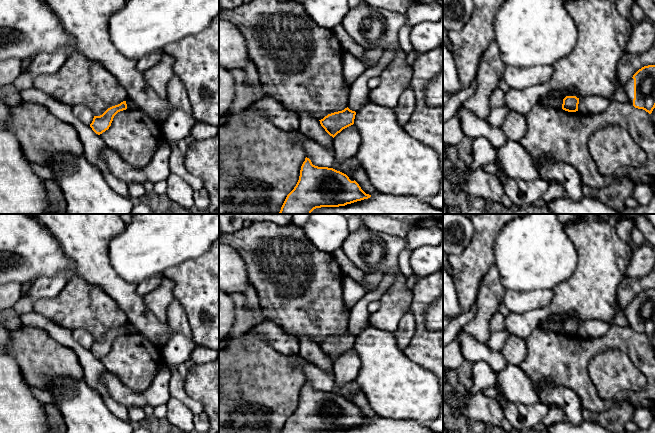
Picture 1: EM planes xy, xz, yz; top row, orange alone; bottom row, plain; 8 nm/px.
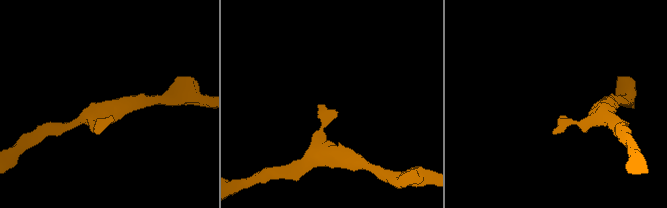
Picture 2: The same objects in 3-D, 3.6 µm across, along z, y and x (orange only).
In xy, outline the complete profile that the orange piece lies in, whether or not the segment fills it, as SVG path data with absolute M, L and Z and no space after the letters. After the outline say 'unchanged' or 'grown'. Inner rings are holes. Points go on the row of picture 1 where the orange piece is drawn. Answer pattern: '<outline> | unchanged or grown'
M123 101L118 105L112 106L108 108L102 115L94 116L93 121L90 124L90 127L96 134L100 135L109 129L114 116L118 112L126 109L127 109L126 101Z | unchanged

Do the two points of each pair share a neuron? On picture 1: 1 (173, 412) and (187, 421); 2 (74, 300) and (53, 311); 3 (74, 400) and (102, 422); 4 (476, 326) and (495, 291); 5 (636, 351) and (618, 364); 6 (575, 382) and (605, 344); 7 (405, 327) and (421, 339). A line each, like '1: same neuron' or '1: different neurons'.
1: same neuron
2: same neuron
3: same neuron
4: same neuron
5: different neurons
6: same neuron
7: different neurons

